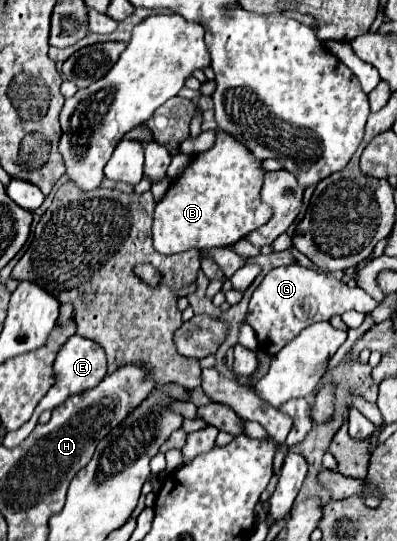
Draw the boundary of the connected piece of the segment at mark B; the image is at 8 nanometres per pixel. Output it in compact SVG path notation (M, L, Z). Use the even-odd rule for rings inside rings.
M219 130L215 146L193 158L155 208L153 246L157 252L177 254L191 248L231 246L271 218L271 208L259 200L265 170L245 150L233 136Z

